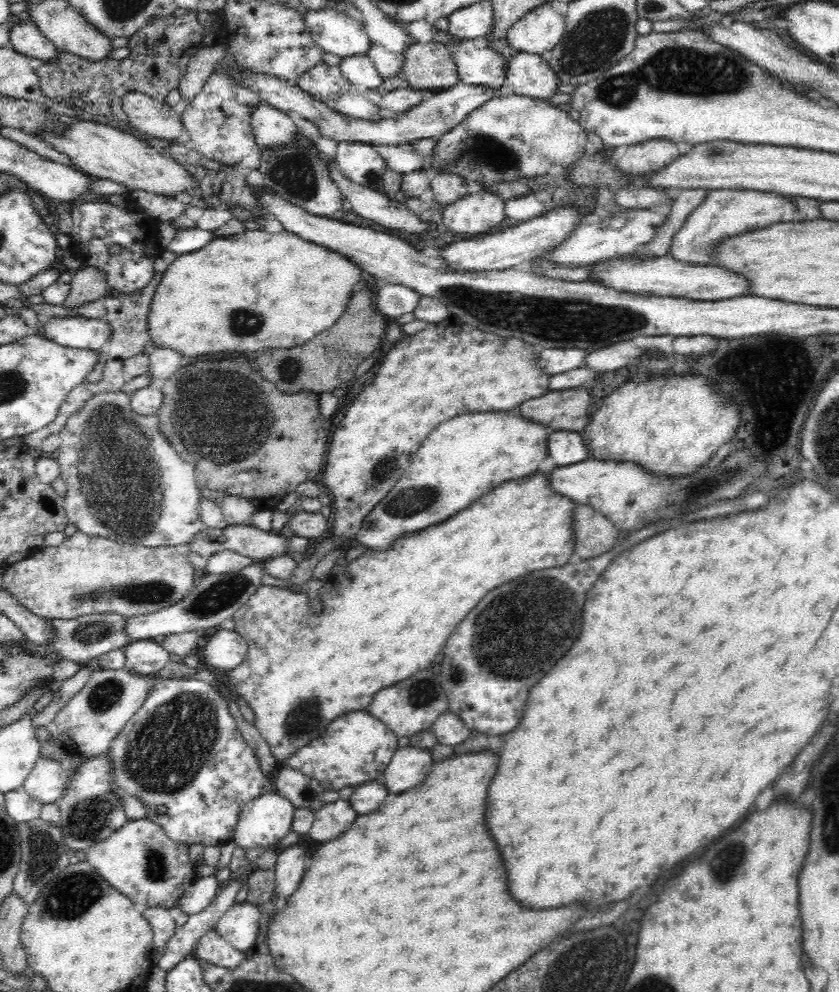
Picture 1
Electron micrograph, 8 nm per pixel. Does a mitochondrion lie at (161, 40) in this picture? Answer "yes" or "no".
yes

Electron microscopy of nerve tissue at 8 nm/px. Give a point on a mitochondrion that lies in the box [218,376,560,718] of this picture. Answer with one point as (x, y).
(412, 502)

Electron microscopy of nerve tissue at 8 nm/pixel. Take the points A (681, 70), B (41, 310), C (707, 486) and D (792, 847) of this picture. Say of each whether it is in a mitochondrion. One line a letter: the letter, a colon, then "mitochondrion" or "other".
A: mitochondrion
B: other
C: mitochondrion
D: other

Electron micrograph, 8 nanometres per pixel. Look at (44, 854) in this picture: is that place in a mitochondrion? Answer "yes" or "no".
yes

